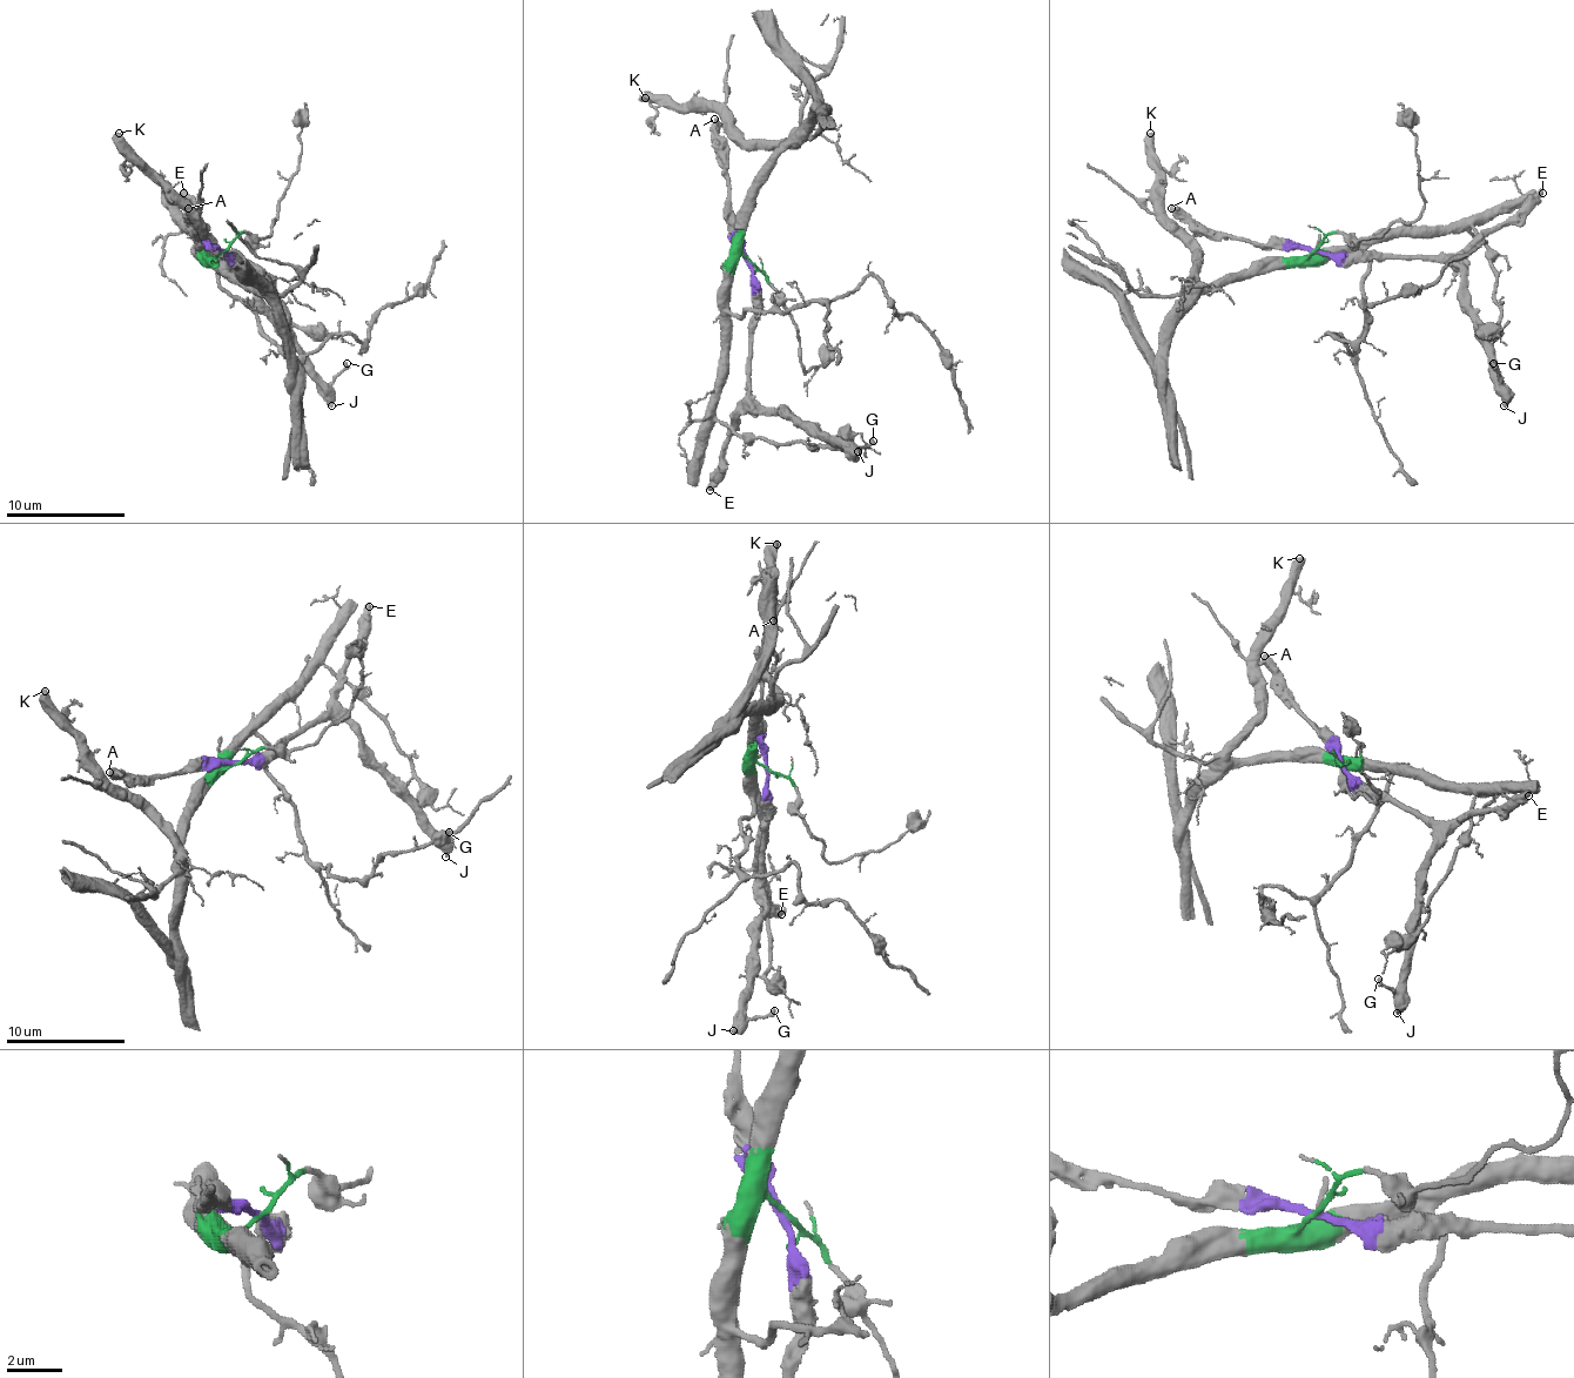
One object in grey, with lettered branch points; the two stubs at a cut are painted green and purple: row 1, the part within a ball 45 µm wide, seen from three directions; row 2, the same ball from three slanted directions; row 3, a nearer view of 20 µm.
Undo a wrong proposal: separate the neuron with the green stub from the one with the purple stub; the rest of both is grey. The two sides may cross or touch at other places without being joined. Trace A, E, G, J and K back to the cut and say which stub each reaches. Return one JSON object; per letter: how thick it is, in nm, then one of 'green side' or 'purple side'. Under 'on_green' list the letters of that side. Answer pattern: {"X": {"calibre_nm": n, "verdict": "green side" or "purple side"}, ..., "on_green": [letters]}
{"A": {"calibre_nm": 550, "verdict": "purple side"}, "E": {"calibre_nm": 460, "verdict": "purple side"}, "G": {"calibre_nm": 240, "verdict": "purple side"}, "J": {"calibre_nm": 480, "verdict": "purple side"}, "K": {"calibre_nm": 600, "verdict": "green side"}, "on_green": ["K"]}

